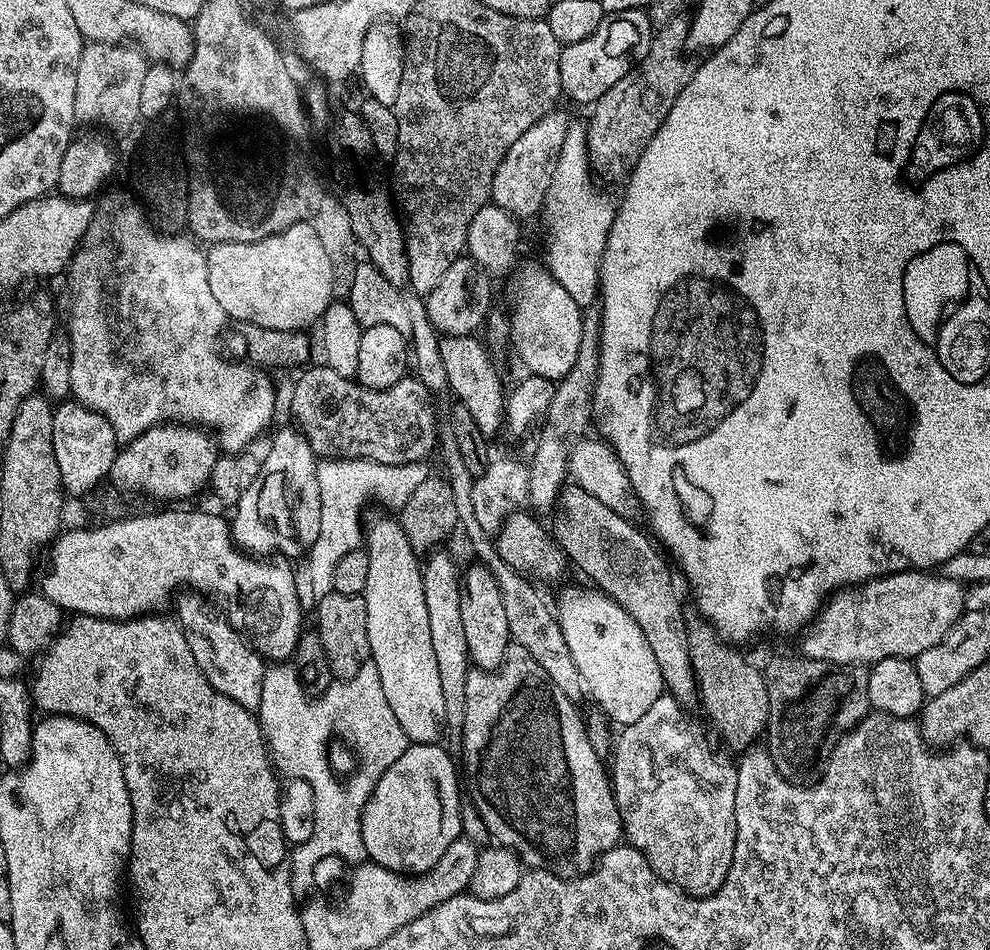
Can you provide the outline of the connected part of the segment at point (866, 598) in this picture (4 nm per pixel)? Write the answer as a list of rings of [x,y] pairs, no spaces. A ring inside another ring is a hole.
[[[926,570],[894,572],[891,576],[879,576],[876,580],[868,580],[864,584],[857,584],[851,588],[841,588],[839,592],[832,593],[821,604],[819,612],[812,617],[806,628],[808,633],[800,640],[800,648],[798,648],[799,655],[807,656],[809,660],[825,660],[826,662],[834,662],[835,664],[858,664],[861,666],[871,666],[877,664],[879,660],[885,660],[886,658],[902,658],[903,660],[915,658],[918,654],[922,654],[922,650],[930,650],[930,646],[938,643],[955,626],[957,618],[966,611],[964,607],[965,591],[965,585],[961,581],[951,580],[942,574],[931,574]]]

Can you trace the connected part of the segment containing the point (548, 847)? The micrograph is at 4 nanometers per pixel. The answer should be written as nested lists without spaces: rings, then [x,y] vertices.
[[[515,642],[508,645],[508,653],[506,658],[502,662],[502,666],[494,672],[484,672],[481,668],[475,666],[469,667],[468,673],[466,674],[466,706],[464,707],[464,727],[459,729],[458,736],[460,736],[460,744],[464,747],[464,764],[462,760],[462,772],[466,777],[466,788],[472,791],[472,796],[470,796],[470,802],[478,810],[480,817],[484,822],[486,822],[486,830],[488,831],[489,837],[499,847],[508,848],[511,852],[515,852],[517,856],[520,857],[521,861],[529,869],[535,870],[538,868],[544,868],[547,872],[556,872],[560,876],[567,876],[569,878],[581,875],[585,872],[591,872],[597,859],[601,856],[605,856],[611,848],[616,847],[617,844],[621,843],[622,840],[622,825],[620,823],[620,811],[616,805],[616,795],[612,793],[612,782],[610,779],[609,769],[606,767],[605,761],[596,753],[594,746],[590,746],[590,738],[586,734],[586,726],[584,725],[584,716],[582,712],[579,712],[580,709],[575,703],[573,703],[570,698],[562,694],[561,690],[558,690],[558,686],[550,680],[549,674],[546,674],[546,670],[542,670],[542,667],[538,666],[538,662],[530,656],[529,651],[524,650],[522,646],[516,644]]]

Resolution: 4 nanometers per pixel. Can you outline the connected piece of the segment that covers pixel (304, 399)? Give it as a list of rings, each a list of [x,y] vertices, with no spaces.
[[[308,366],[292,392],[292,416],[317,457],[418,464],[437,451],[434,395],[415,375],[406,374],[386,390],[366,388],[327,366]]]

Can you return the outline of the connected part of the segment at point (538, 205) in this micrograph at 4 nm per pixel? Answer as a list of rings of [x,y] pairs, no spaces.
[[[561,110],[547,112],[502,158],[498,170],[494,174],[492,183],[491,203],[497,204],[502,210],[506,210],[511,216],[525,218],[541,211],[544,207],[544,199],[550,190],[550,182],[554,178],[554,170],[560,161],[562,144],[566,142],[566,134],[570,127],[568,116]]]

